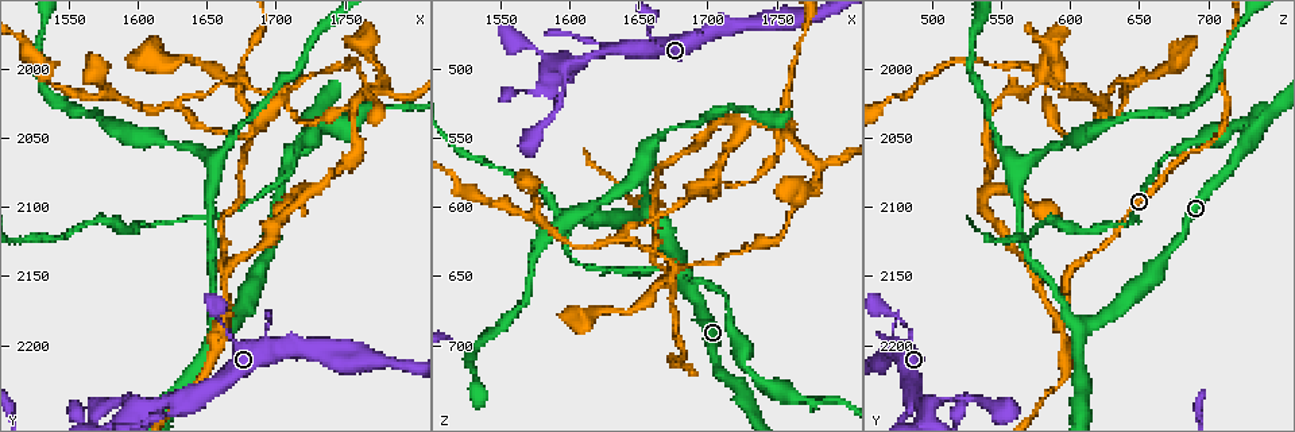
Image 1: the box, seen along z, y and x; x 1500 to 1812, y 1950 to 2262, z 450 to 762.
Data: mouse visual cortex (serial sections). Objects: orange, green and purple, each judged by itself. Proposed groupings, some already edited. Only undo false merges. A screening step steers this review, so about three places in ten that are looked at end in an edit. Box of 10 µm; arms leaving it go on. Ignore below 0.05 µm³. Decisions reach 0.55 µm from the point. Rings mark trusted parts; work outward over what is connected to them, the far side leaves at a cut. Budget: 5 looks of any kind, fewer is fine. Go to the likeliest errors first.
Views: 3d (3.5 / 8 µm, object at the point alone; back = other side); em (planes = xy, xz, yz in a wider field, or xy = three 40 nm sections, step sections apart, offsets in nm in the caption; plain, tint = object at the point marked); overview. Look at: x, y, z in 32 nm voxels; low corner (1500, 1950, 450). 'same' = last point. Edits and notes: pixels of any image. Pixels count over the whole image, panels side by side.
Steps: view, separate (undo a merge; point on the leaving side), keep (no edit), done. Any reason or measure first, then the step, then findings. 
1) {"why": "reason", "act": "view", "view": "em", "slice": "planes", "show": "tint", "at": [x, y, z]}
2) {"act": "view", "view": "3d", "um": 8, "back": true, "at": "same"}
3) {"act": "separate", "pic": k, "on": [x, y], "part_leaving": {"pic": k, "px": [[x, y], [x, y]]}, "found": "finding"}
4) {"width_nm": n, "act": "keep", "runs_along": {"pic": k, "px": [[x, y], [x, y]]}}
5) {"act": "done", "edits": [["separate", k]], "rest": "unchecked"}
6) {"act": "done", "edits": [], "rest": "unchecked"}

{"why": "sharp bend", "act": "view", "view": "3d", "um": 3.5, "back": true, "at": [1662, 2182, 596]}

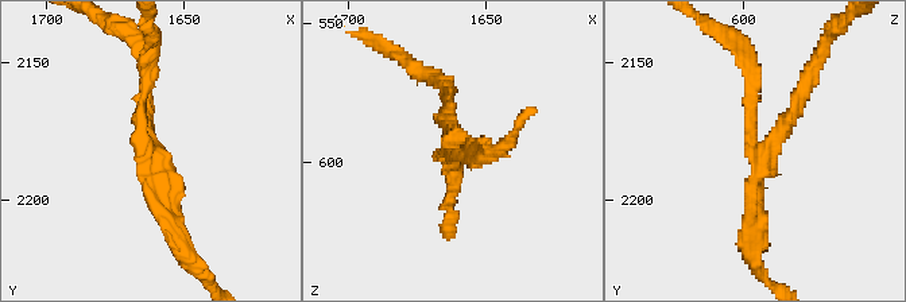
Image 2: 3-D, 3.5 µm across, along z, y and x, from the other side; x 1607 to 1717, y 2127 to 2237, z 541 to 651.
{"act": "view", "view": "em", "slice": "planes", "show": "tint", "at": [1663, 2182, 595]}

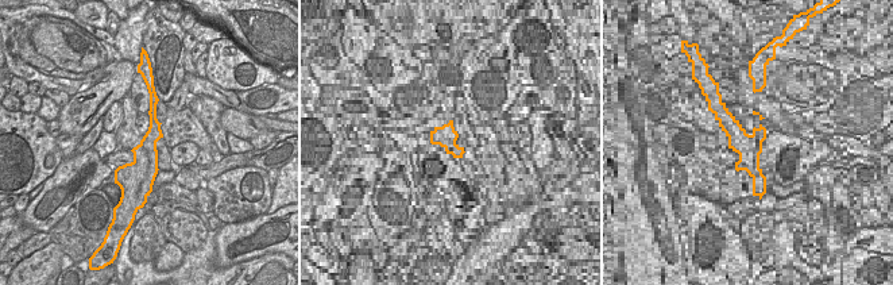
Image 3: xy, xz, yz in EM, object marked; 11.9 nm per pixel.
{"act": "view", "view": "em", "slice": "xy", "step": 1, "show": "tint", "at": "same"}

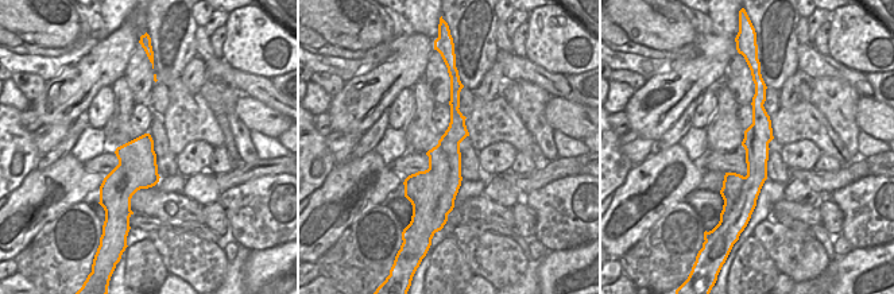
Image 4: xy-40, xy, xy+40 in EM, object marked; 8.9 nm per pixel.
{"act": "separate", "pic": 2, "on": [793, 112], "part_leaving": {"pic": 2, "px": [[759, 150], [790, 116], [828, 38]]}, "found": "a second cell is stuck on"}

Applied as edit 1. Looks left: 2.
{"why": "thick turns thin", "act": "view", "view": "3d", "um": 3.5, "at": [1672, 2044, 544]}

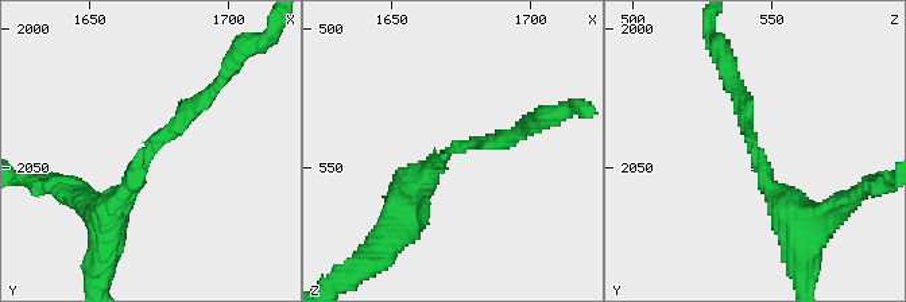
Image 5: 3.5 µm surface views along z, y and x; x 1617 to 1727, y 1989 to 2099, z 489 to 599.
{"act": "keep", "found": "all the same cell"}

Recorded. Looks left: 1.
{"act": "done", "edits": [["separate", 2]], "rest": "unchecked"}

